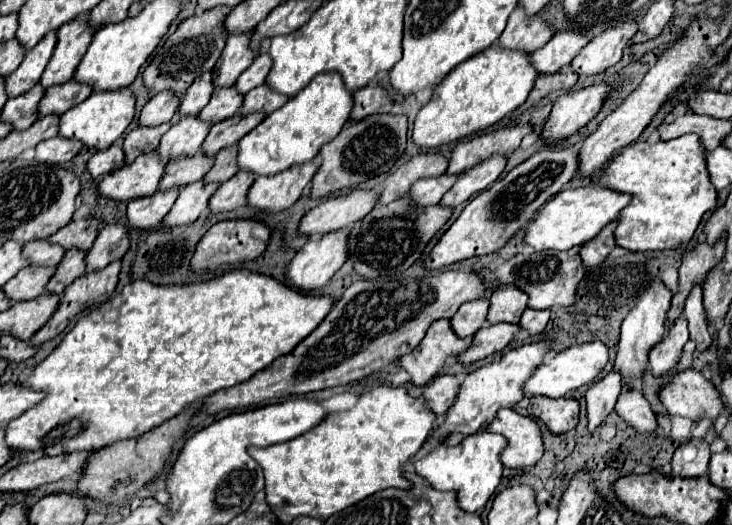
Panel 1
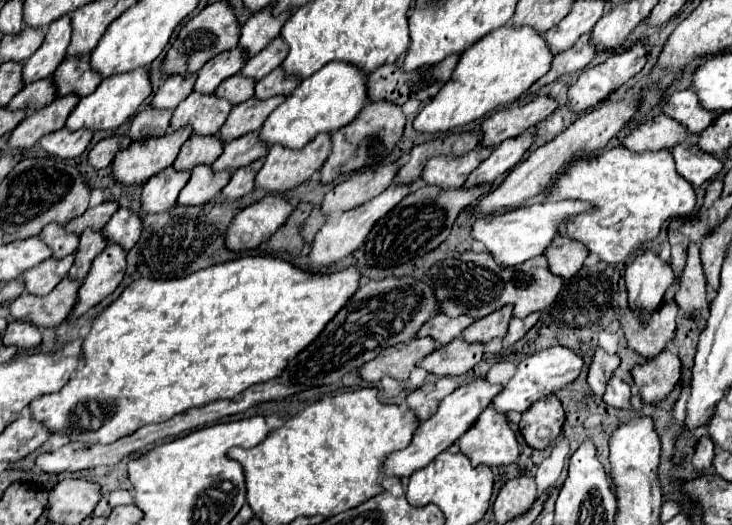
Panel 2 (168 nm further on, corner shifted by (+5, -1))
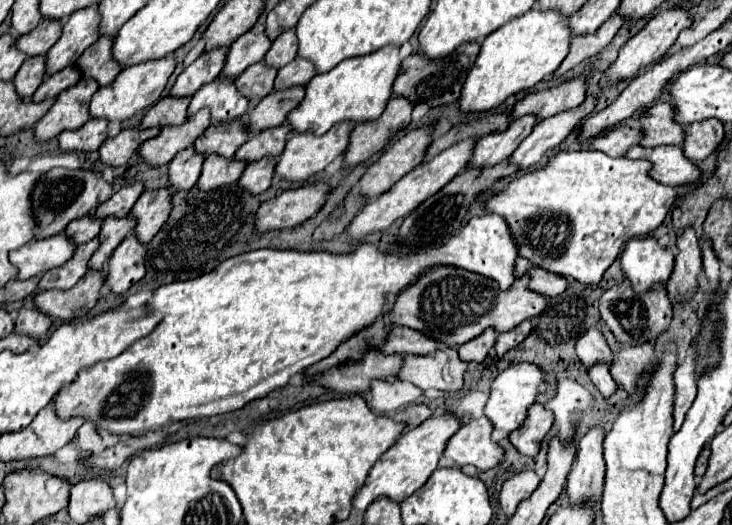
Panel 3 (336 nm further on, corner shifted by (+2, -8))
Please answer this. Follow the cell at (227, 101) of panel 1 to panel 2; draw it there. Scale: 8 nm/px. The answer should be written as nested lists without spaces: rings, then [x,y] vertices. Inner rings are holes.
[[[232,75],[218,85],[216,95],[230,101],[230,105],[238,105],[254,95],[254,85],[256,85],[254,79],[246,79],[242,75]]]

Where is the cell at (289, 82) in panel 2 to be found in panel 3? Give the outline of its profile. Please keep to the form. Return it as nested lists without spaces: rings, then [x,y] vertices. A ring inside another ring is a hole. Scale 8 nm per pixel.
[[[299,56],[283,66],[275,78],[275,90],[291,88],[291,86],[305,86],[317,72],[313,72],[313,64],[309,60],[301,60]]]

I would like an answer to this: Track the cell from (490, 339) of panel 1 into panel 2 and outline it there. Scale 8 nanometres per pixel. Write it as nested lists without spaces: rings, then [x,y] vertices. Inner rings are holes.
[[[458,337],[452,343],[438,347],[434,353],[422,359],[422,367],[434,375],[462,375],[480,363],[484,343],[468,343]]]

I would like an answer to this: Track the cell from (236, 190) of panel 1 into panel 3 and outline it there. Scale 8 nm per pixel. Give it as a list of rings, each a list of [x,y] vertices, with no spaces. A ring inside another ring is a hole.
[[[263,156],[257,162],[247,164],[243,176],[239,178],[239,186],[249,190],[251,194],[261,194],[271,186],[273,180],[273,168],[277,166],[277,158],[275,156]]]

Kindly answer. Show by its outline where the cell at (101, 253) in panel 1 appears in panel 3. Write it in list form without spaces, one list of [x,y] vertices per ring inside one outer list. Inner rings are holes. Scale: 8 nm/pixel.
[[[169,188],[147,190],[131,208],[131,214],[137,216],[135,236],[141,242],[151,242],[151,238],[159,232],[159,228],[167,222],[171,212],[171,192]]]

